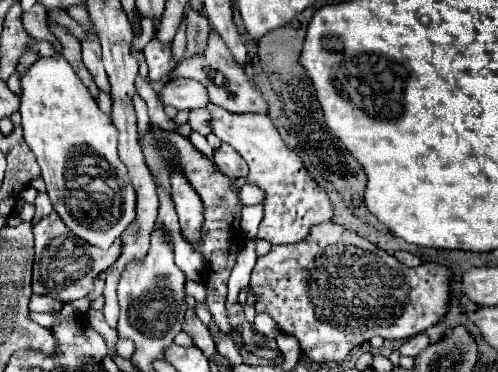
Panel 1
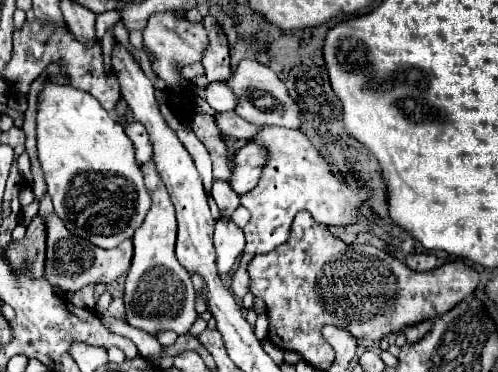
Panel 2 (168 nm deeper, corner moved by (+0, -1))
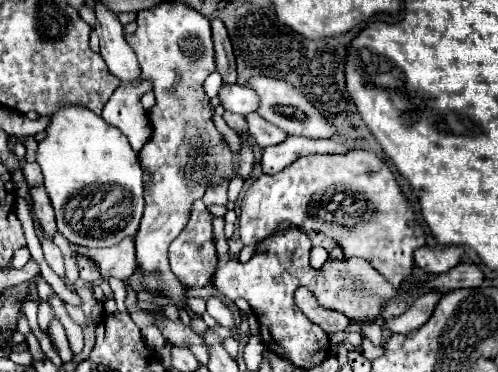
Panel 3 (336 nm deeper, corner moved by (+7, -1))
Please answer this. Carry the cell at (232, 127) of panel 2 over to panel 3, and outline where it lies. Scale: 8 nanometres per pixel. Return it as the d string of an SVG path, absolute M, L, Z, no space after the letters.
M248 114L246 116L246 120L248 120L248 134L252 136L252 140L258 144L258 146L262 146L262 148L266 148L266 146L276 146L276 144L280 144L280 142L284 142L286 138L288 138L288 134L284 132L284 130L280 130L278 126L274 126L274 124L270 124L268 120L264 120L260 114Z

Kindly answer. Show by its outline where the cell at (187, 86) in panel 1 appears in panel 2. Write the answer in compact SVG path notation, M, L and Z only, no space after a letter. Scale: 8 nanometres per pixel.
M211 82L207 88L205 88L205 100L211 104L213 110L217 112L227 112L227 110L233 110L237 100L235 100L235 94L223 84L223 82Z

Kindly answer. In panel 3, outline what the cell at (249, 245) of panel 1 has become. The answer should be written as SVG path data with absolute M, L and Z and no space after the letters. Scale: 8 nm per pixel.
M352 150L342 156L306 156L278 174L258 178L248 188L240 206L240 240L244 244L258 244L284 220L304 232L314 230L326 234L342 248L346 260L352 256L368 260L394 288L404 288L408 284L414 268L414 250L426 244L426 232L414 208L408 204L408 198L402 194L394 172L380 156L366 150Z

